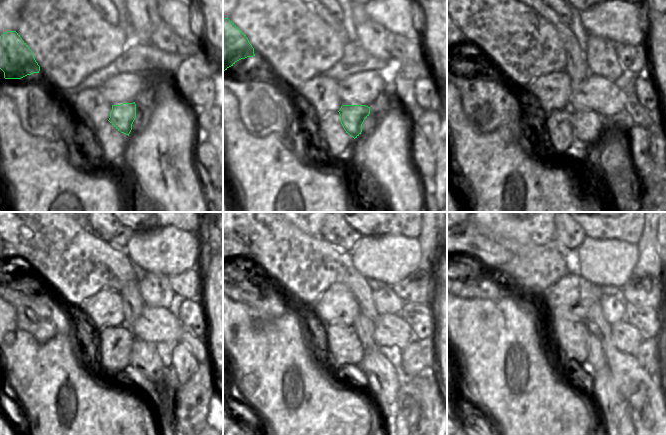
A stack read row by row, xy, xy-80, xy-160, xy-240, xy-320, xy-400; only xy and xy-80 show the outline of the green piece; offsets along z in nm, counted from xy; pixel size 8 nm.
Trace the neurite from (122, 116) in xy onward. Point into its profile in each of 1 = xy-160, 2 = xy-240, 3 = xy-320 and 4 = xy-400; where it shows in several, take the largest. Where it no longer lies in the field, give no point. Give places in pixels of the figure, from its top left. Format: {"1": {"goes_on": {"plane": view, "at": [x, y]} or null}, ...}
{"1": {"goes_on": {"plane": "xy-160", "at": [586, 125]}}, "2": {"goes_on": {"plane": "xy-240", "at": [152, 359]}}, "3": {"goes_on": {"plane": "xy-320", "at": [383, 370]}}, "4": {"goes_on": {"plane": "xy-400", "at": [608, 398]}}}

